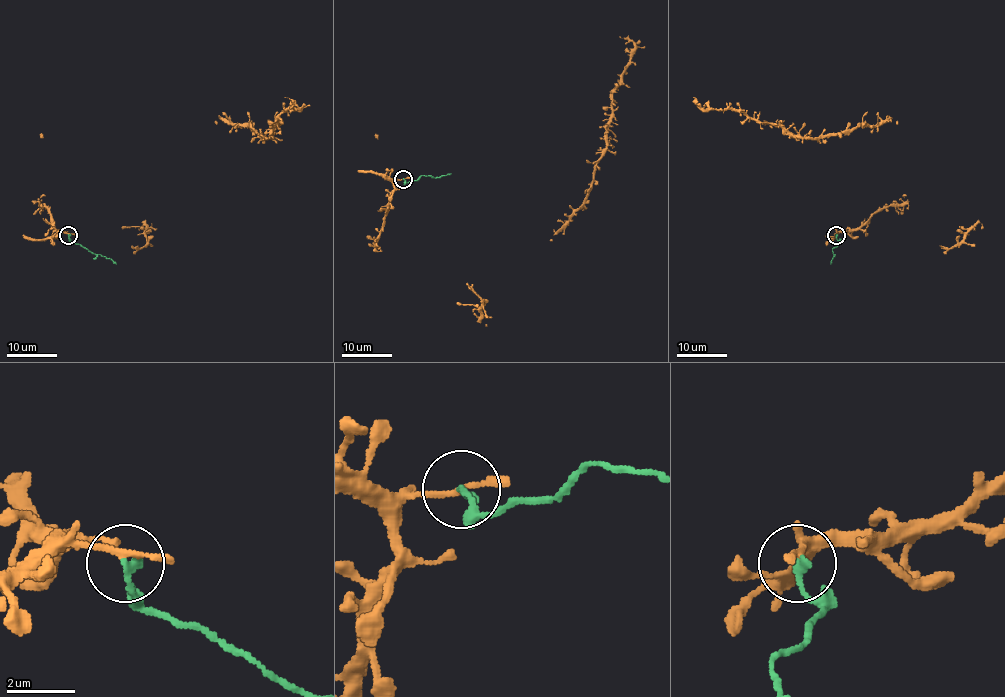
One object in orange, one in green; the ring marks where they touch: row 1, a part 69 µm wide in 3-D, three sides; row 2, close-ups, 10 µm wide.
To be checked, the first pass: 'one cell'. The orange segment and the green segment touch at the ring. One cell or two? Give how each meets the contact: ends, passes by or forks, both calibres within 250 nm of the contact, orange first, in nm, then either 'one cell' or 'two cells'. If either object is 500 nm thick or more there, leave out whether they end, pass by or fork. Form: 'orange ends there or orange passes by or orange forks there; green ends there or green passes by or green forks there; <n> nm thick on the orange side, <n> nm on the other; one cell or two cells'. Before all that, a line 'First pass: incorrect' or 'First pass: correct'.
First pass: incorrect
orange passes by; green ends there; 160 nm thick on the orange side, 240 nm on the other; two cells

